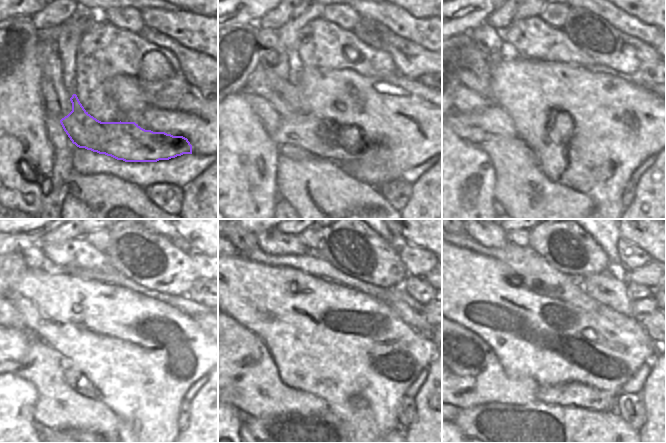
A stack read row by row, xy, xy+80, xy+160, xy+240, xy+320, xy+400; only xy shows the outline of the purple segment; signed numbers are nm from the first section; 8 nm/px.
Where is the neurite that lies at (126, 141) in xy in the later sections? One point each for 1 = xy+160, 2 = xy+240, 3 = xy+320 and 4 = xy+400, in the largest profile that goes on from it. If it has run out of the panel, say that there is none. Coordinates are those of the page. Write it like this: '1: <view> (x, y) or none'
1: xy+160 (492, 122)
2: xy+240 (14, 343)
3: none
4: none

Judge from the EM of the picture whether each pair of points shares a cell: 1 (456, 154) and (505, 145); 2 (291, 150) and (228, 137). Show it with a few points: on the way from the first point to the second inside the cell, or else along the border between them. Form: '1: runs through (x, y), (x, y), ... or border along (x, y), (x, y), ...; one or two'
1: border along (477, 144), (489, 157), (493, 170); two
2: border along (279, 146), (280, 153); two

